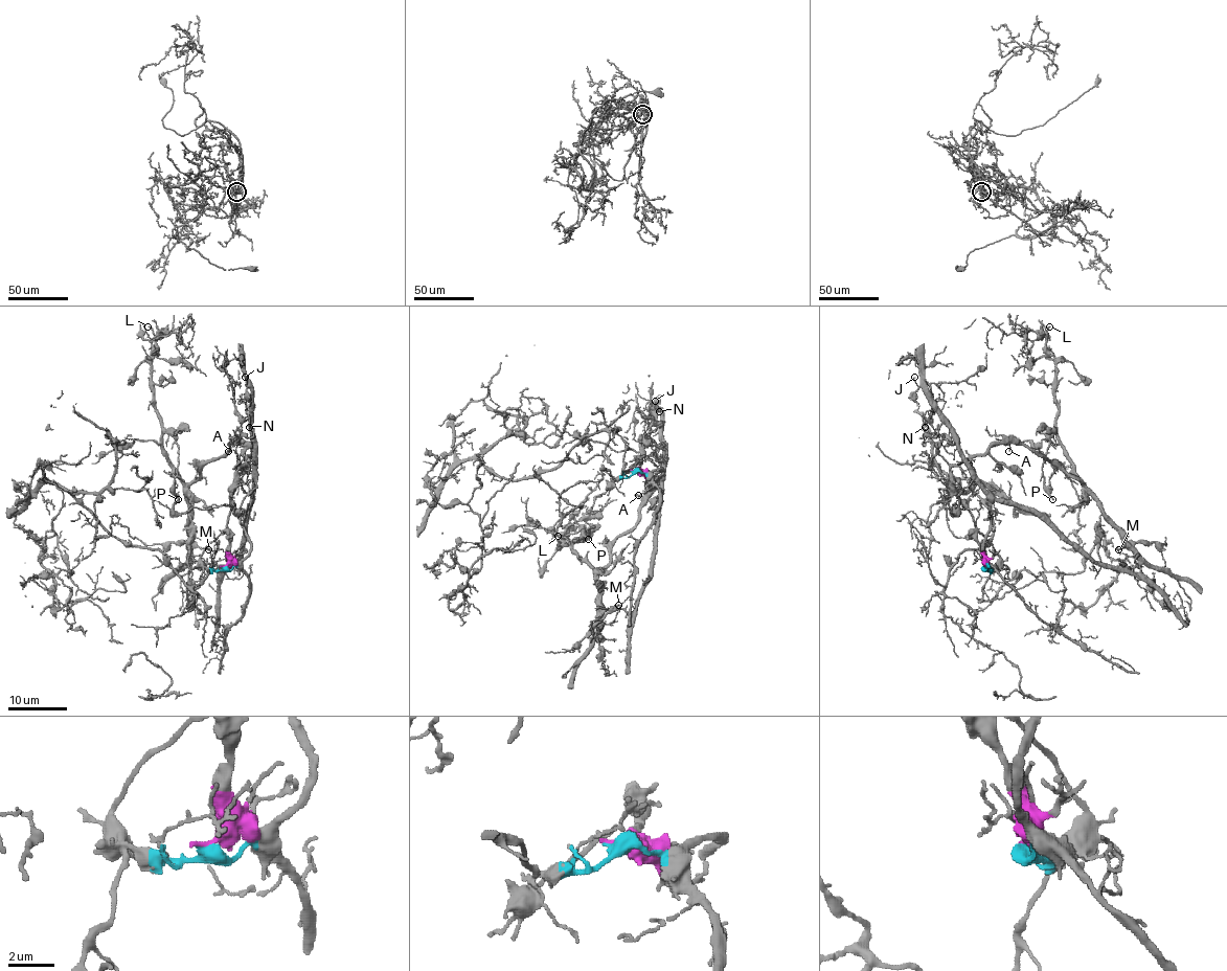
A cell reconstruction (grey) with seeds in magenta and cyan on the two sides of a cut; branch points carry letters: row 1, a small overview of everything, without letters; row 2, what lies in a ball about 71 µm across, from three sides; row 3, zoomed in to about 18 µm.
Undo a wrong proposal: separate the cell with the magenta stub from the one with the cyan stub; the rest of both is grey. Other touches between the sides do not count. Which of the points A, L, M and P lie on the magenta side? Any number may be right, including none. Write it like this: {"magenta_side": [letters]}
{"magenta_side": ["A", "L", "M", "P"]}

